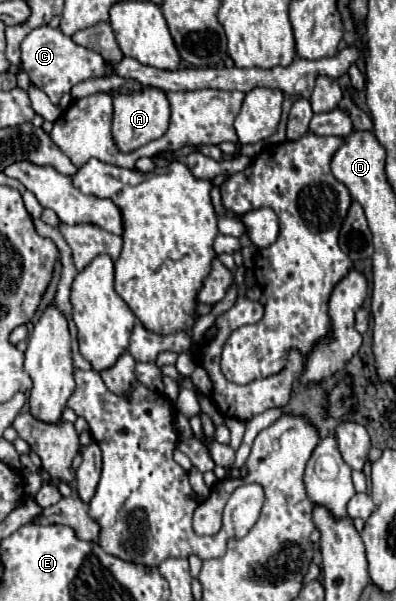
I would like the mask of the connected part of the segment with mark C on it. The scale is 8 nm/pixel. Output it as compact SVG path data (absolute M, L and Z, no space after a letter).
M41 25L27 33L27 37L21 41L21 61L31 83L45 91L53 105L59 105L61 97L79 81L111 73L107 71L107 63L99 53L87 51L87 47L73 43L67 35L63 35L59 29L51 29L49 25Z

